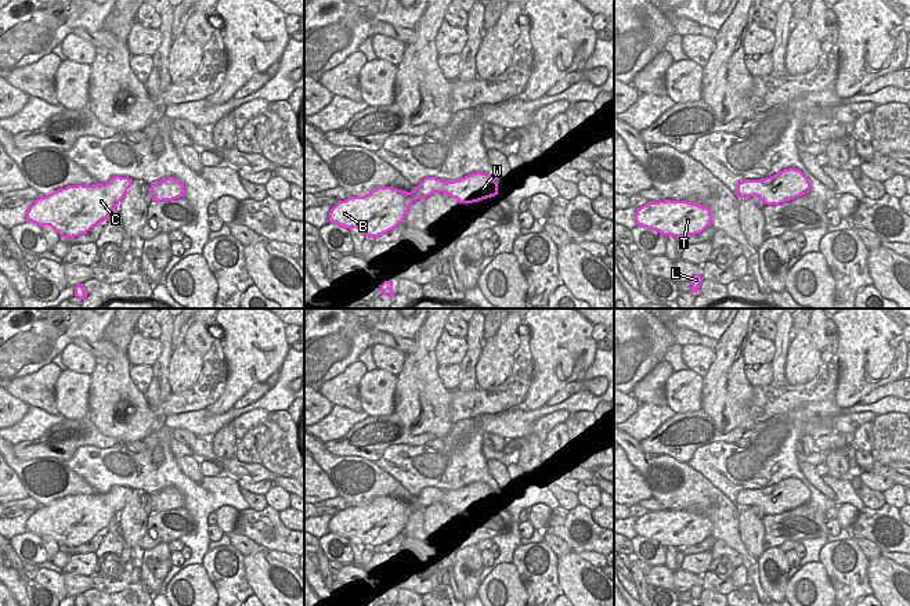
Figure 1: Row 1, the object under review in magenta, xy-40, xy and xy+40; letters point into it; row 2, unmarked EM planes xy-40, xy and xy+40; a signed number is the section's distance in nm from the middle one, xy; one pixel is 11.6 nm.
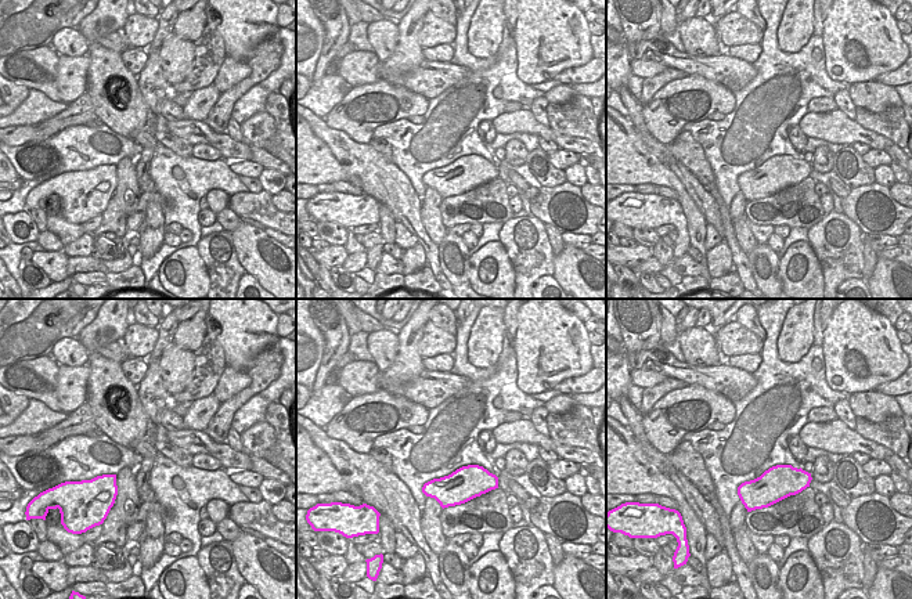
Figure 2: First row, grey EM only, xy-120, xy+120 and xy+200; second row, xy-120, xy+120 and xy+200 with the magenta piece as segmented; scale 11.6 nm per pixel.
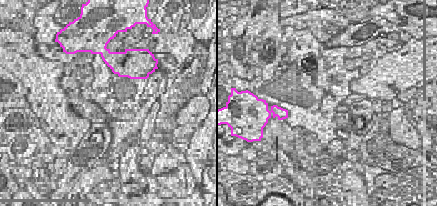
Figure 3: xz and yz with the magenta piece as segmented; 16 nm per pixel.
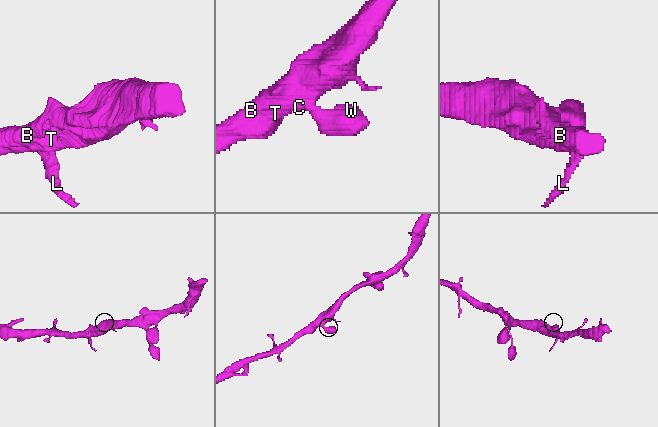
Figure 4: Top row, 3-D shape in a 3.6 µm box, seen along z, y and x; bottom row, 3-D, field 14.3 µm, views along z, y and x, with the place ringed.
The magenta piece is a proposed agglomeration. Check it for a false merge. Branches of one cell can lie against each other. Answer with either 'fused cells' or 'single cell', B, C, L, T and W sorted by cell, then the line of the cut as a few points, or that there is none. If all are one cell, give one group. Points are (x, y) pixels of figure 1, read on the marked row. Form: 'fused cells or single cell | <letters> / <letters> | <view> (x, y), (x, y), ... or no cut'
single cell | B C L T W | no cut

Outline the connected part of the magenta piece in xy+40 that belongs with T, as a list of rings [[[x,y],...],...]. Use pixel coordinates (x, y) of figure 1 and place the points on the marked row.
[[[665,199],[638,208],[635,221],[662,237],[682,238],[703,232],[711,226],[712,214],[707,206],[698,203]]]

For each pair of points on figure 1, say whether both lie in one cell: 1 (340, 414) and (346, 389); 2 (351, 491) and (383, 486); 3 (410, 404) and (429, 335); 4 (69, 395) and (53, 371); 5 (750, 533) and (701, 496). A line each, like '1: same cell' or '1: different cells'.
1: different cells
2: same cell
3: same cell
4: different cells
5: different cells

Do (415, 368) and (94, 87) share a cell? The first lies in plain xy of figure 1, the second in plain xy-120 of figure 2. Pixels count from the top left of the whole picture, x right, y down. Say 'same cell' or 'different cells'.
same cell

